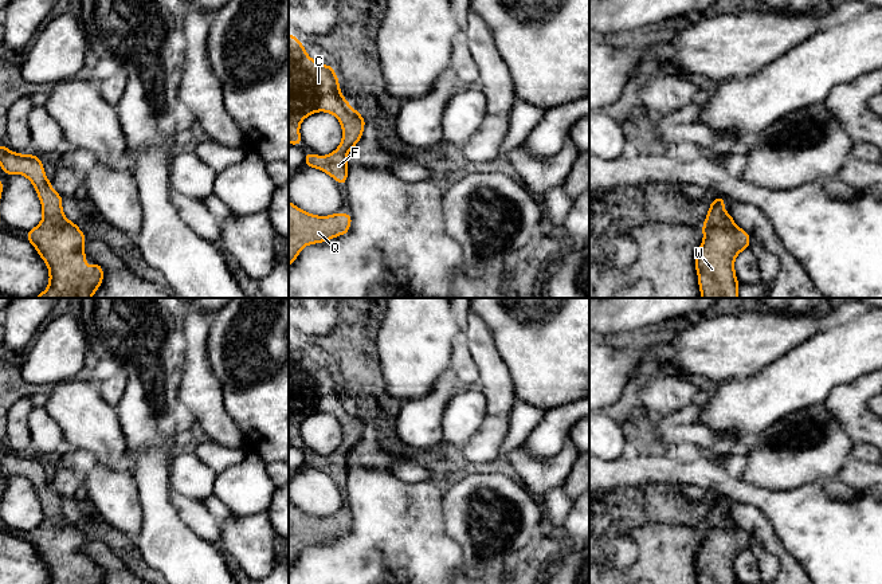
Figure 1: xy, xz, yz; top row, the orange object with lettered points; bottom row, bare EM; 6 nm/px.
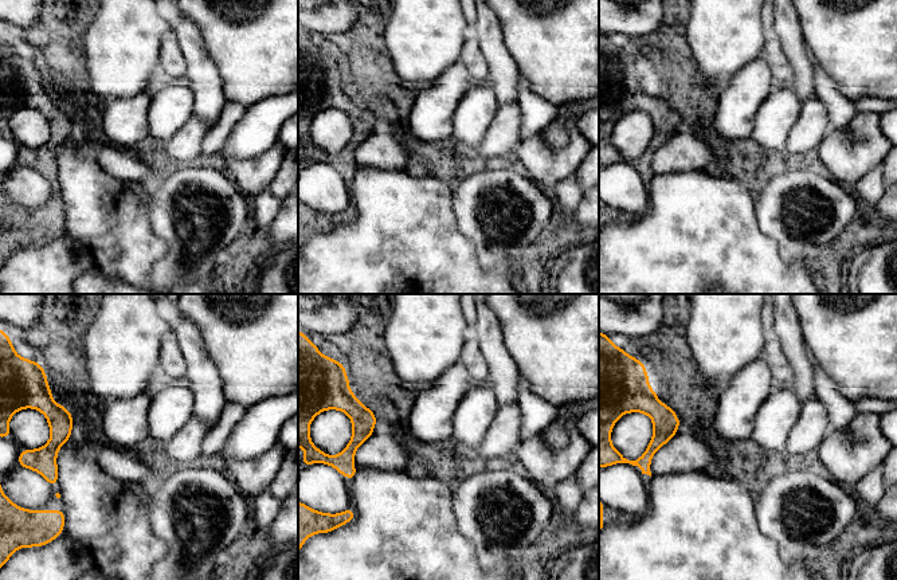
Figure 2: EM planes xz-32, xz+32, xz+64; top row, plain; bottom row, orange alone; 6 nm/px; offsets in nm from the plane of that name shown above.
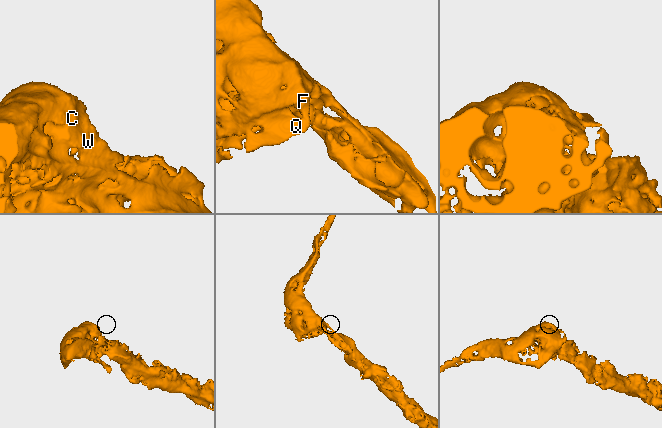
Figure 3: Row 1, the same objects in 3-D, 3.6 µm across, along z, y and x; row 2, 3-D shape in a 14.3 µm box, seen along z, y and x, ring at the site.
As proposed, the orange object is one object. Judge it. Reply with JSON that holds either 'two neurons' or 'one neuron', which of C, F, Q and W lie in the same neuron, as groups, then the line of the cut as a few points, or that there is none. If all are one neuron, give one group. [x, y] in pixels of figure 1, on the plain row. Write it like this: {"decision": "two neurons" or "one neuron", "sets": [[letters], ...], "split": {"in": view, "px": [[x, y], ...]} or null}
{"decision": "one neuron", "sets": [["C", "F", "Q", "W"]], "split": null}

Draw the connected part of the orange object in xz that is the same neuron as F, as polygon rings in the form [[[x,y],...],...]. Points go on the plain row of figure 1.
[[[289,334],[289,444],[302,446],[301,423],[317,412],[333,415],[342,427],[342,442],[326,456],[305,452],[305,466],[346,485],[346,455],[362,439],[365,420],[341,395],[333,367],[311,360],[299,340]]]

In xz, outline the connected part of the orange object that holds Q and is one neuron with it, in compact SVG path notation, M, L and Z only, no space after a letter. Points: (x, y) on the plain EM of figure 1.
M289 501L289 568L307 545L324 544L346 536L352 525L352 514L317 517Z

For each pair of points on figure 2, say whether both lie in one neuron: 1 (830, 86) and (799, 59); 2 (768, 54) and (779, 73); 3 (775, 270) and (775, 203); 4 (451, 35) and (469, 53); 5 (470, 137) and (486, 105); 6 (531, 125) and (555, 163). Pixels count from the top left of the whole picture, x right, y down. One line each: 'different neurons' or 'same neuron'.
1: different neurons
2: same neuron
3: different neurons
4: different neurons
5: same neuron
6: different neurons

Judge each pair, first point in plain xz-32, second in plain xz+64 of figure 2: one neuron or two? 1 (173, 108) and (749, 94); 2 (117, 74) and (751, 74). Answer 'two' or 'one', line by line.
1: two
2: two

